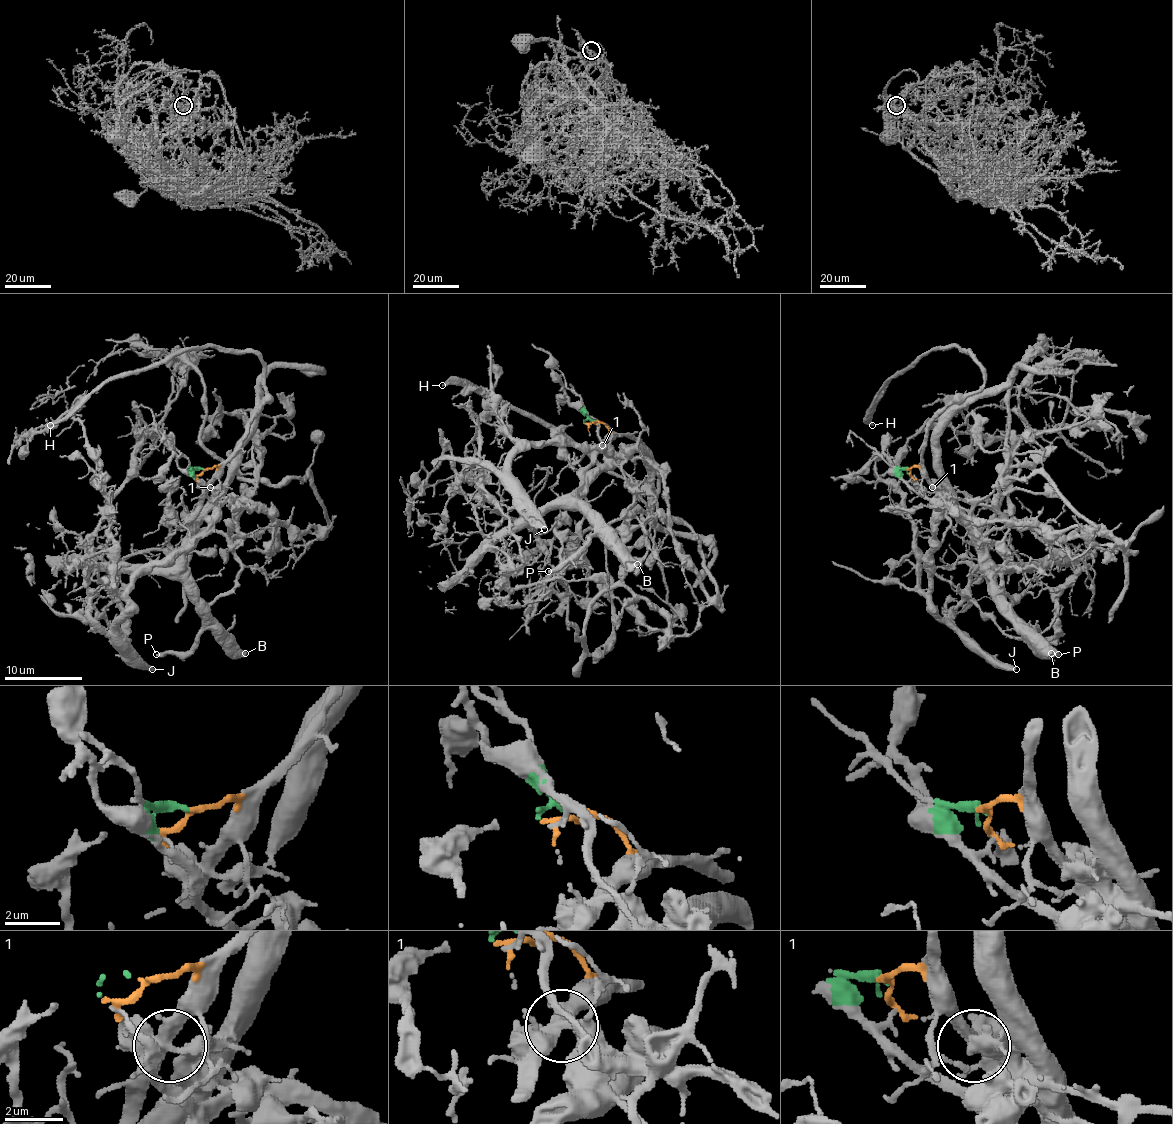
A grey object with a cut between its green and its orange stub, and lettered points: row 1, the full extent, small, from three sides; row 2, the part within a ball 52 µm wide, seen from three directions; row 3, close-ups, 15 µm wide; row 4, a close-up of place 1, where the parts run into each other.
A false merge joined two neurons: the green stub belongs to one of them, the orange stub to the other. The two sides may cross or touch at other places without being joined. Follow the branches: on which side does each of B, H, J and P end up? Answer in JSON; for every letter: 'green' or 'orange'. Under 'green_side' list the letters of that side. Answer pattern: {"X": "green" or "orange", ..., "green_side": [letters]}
{"B": "orange", "H": "orange", "J": "green", "P": "orange", "green_side": ["J"]}

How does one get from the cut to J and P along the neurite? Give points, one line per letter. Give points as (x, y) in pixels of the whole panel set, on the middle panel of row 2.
J: (595, 420), (585, 412), (609, 447), (521, 444), (512, 455), (510, 478), (535, 508), (545, 529)
P: (597, 420), (609, 430), (609, 438), (591, 473), (576, 490), (593, 525), (593, 535), (578, 552), (549, 572)

